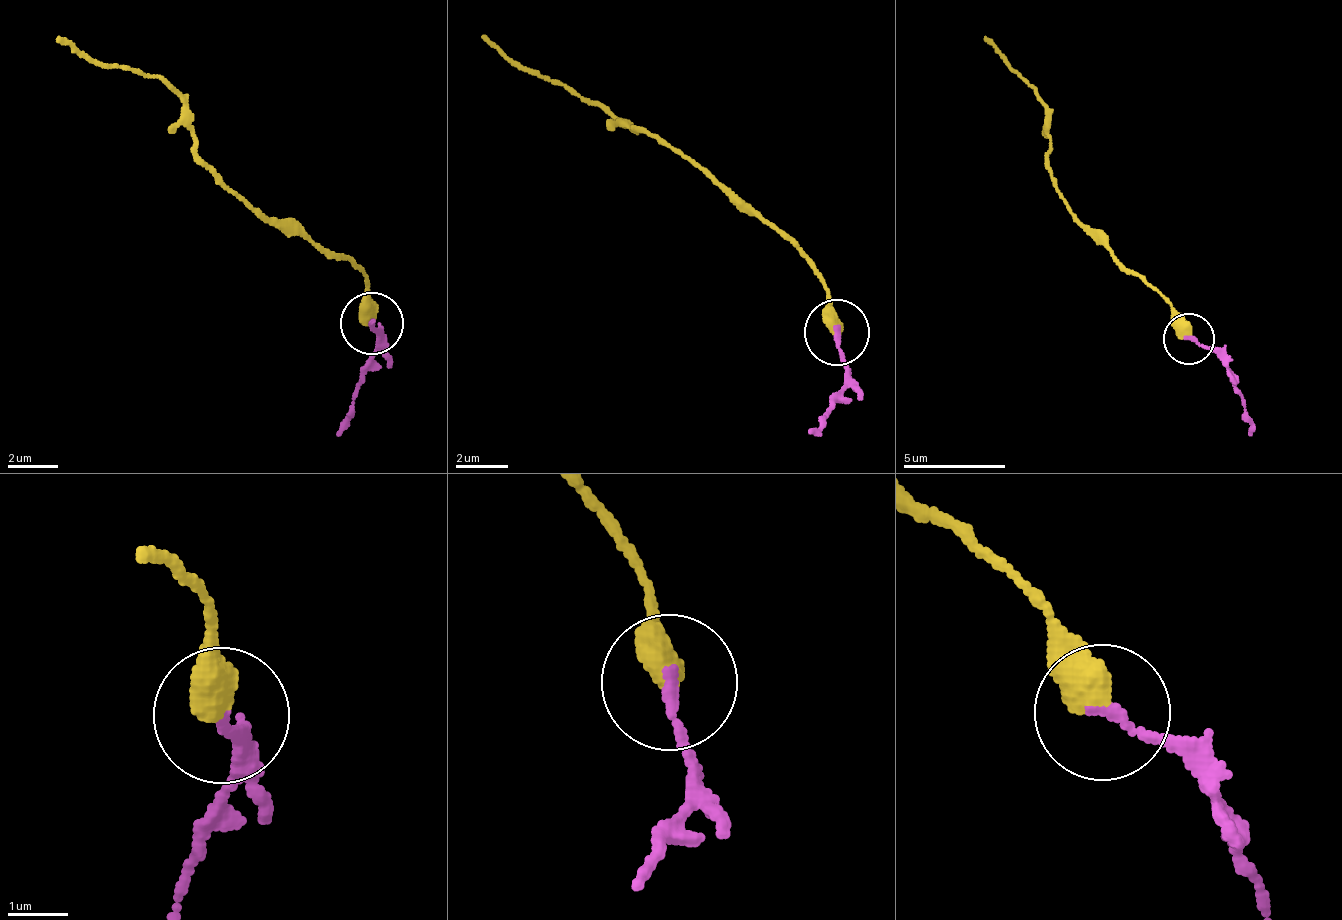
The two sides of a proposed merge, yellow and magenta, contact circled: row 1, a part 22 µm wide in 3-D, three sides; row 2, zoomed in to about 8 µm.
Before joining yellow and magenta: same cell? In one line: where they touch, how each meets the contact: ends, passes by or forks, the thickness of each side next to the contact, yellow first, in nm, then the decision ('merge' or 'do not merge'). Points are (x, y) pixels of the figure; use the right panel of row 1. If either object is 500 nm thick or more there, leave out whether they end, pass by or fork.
place (1189, 338); calibres 550 and 190 nm; do not merge

